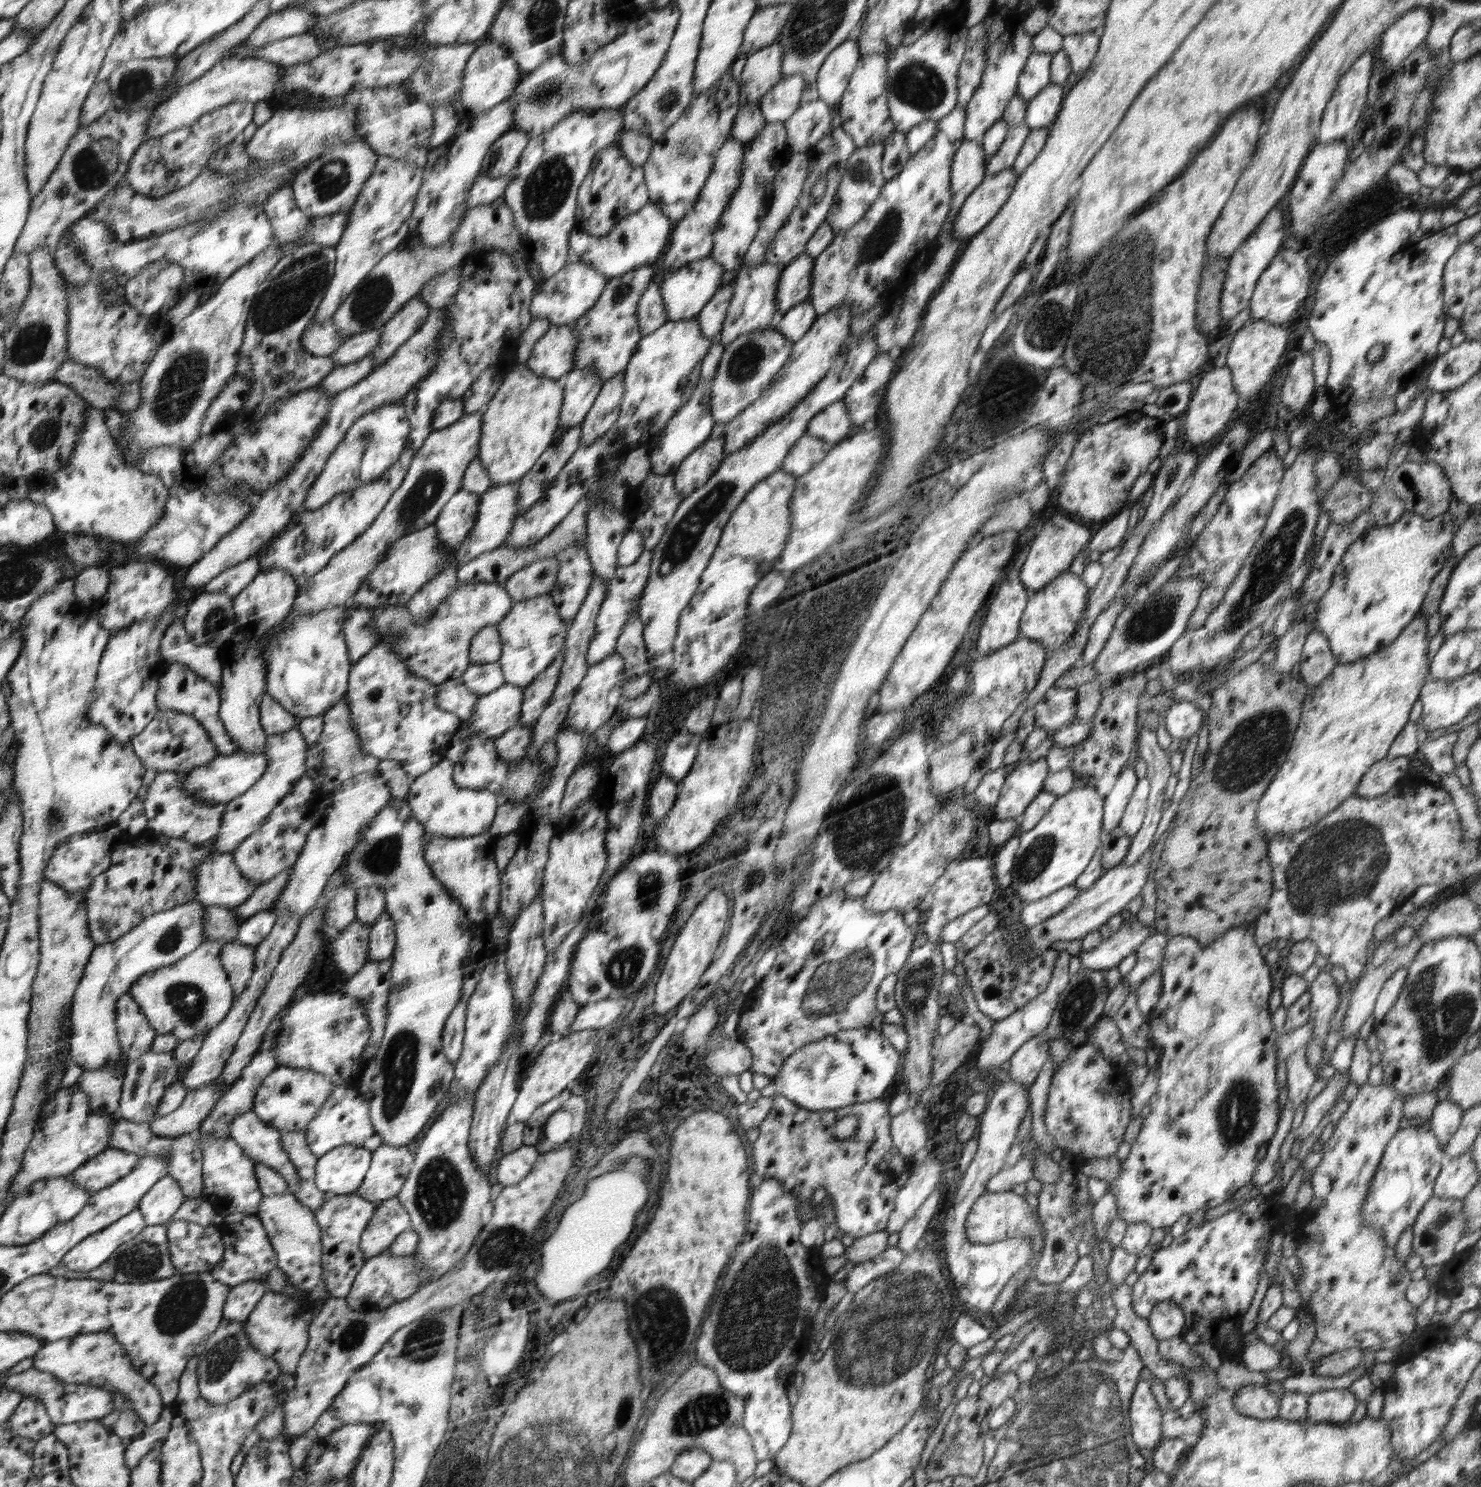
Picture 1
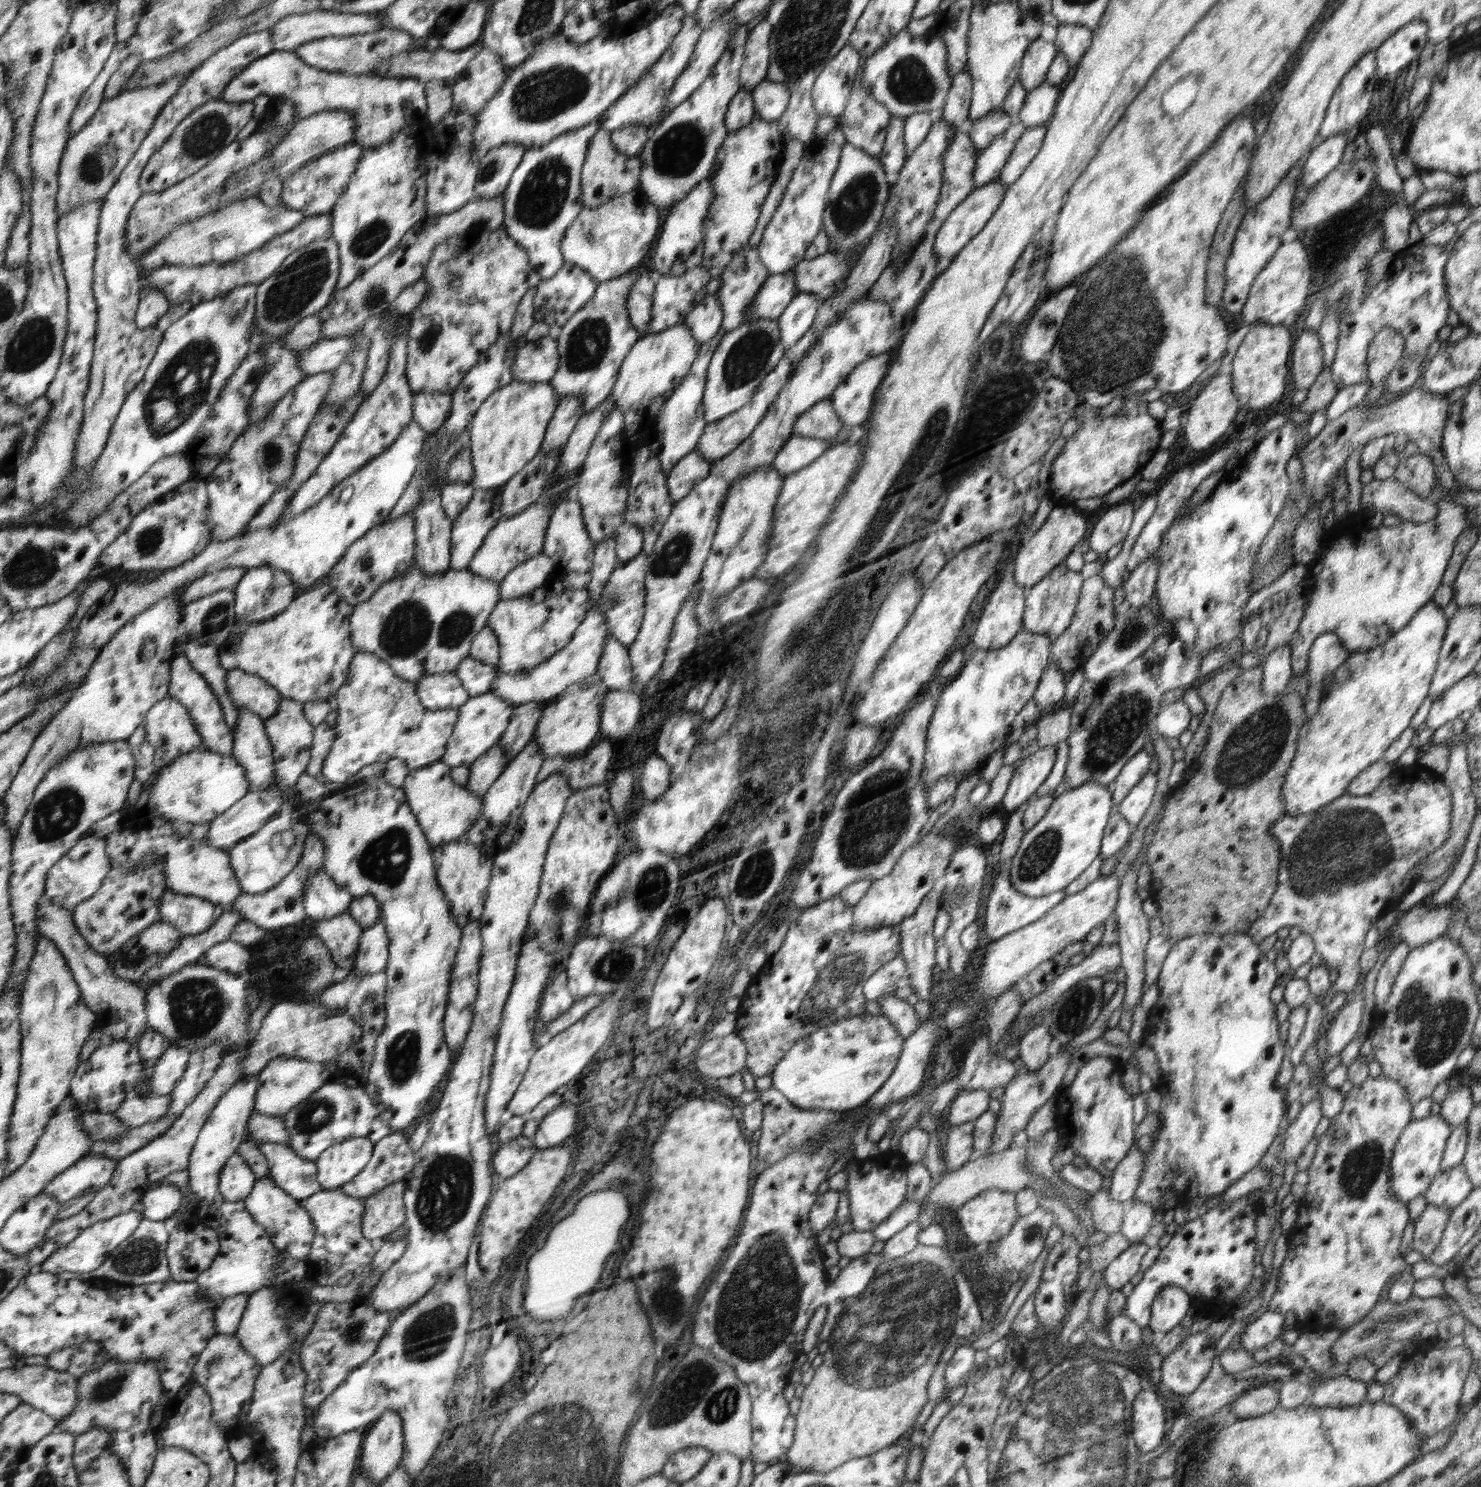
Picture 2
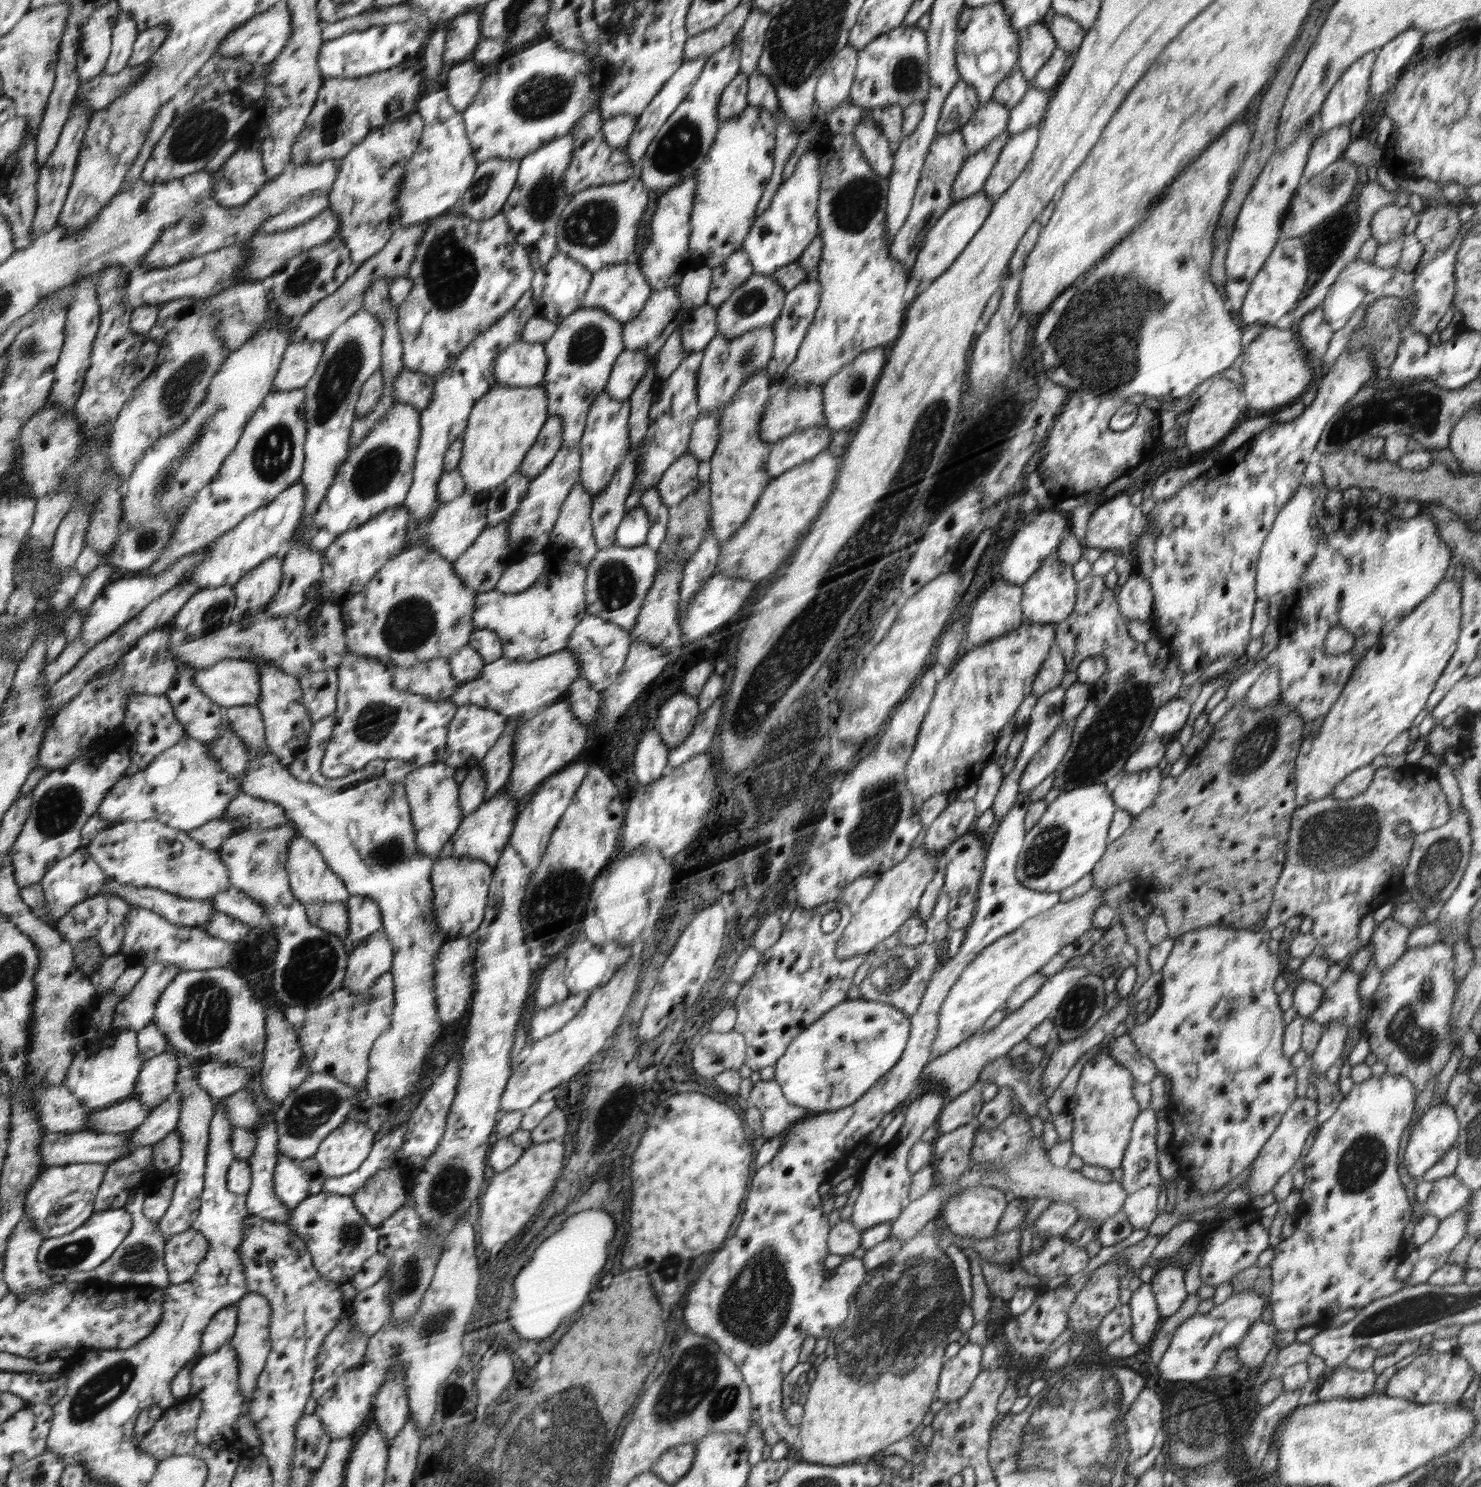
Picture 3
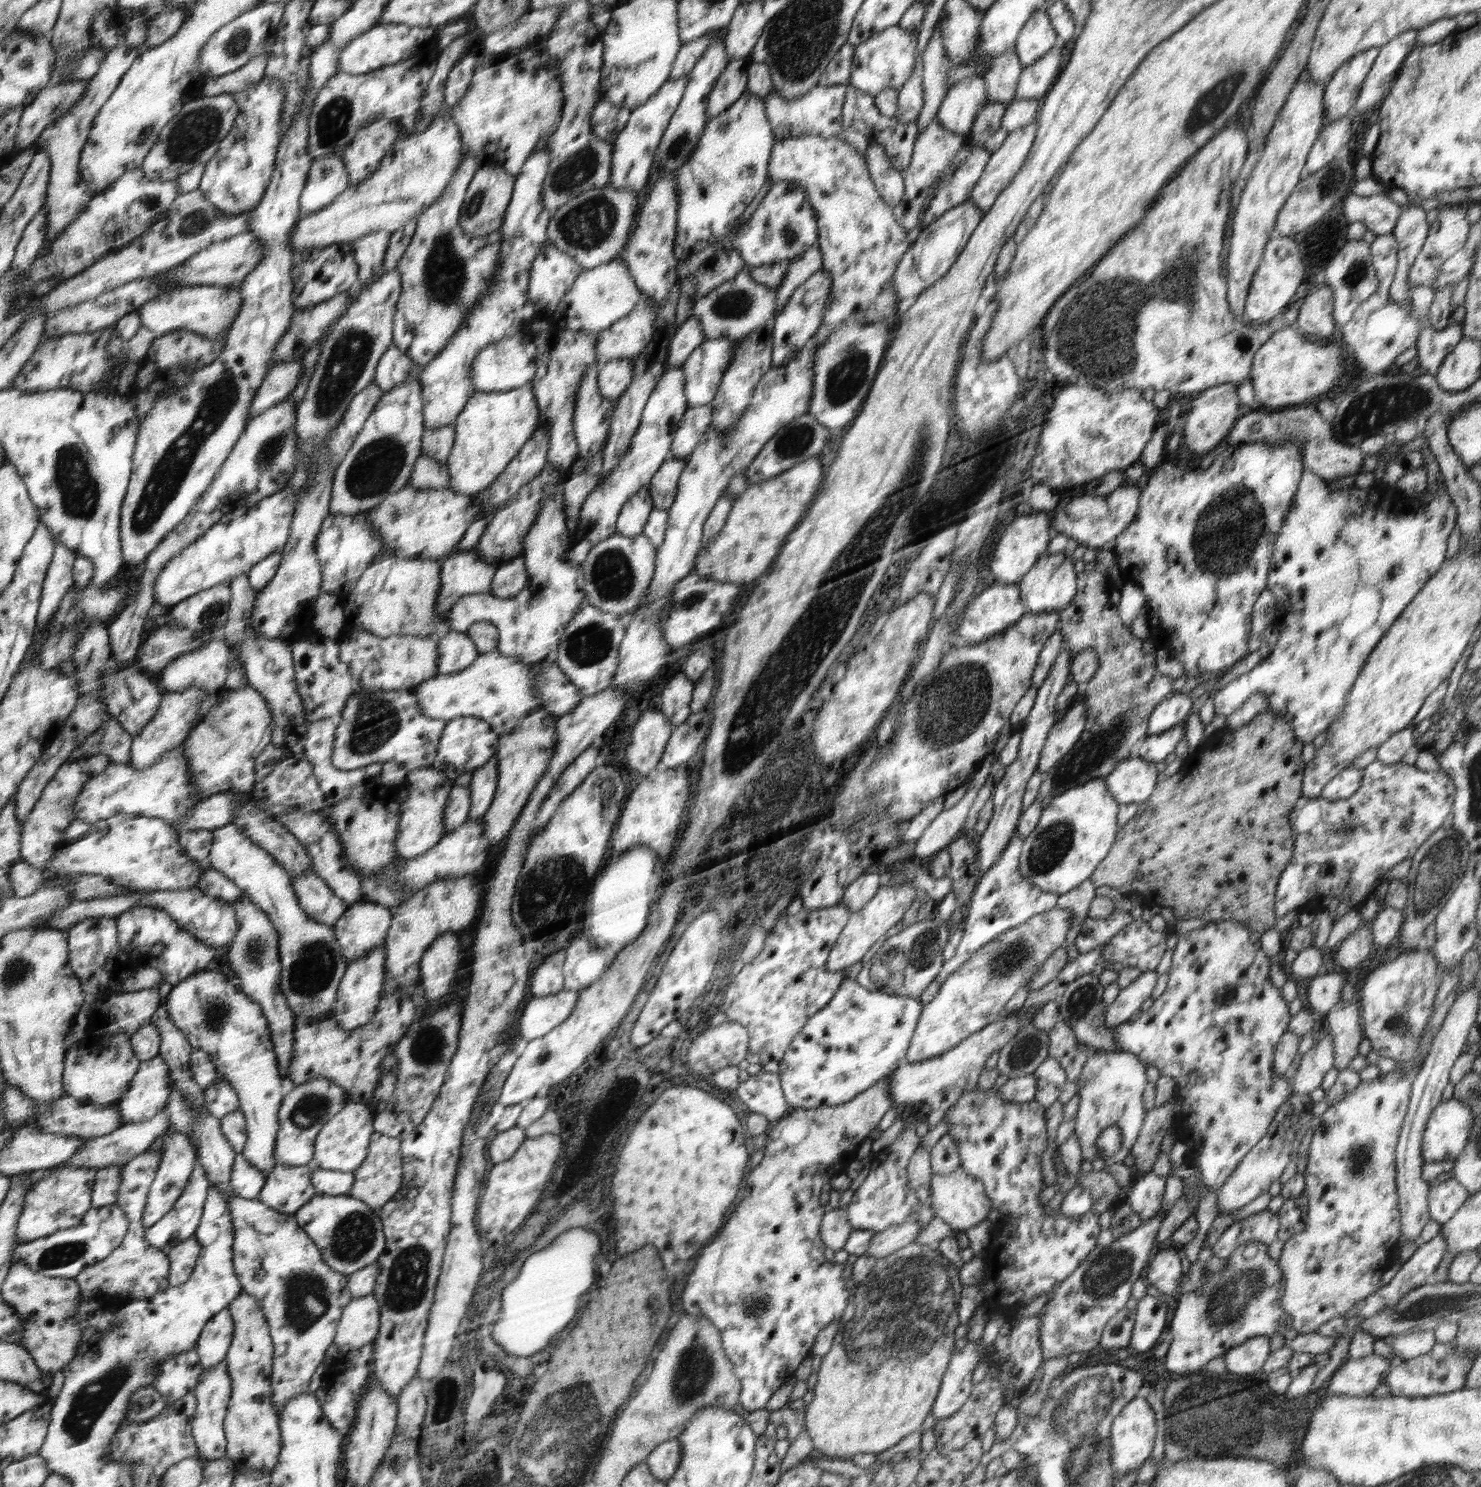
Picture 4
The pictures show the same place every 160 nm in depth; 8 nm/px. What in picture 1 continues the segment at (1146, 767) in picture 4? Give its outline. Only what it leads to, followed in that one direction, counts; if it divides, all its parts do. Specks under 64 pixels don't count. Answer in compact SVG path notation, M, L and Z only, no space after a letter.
M1146 777L1141 778L1137 782L1133 793L1131 794L1130 800L1128 801L1127 807L1123 812L1122 818L1120 819L1119 827L1131 839L1142 826L1147 811L1147 800L1149 797L1149 792L1149 780Z

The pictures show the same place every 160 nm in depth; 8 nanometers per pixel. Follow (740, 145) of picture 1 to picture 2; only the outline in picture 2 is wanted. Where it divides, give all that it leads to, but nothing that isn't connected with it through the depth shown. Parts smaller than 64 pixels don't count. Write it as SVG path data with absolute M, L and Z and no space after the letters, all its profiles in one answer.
M706 178L701 180L689 193L685 196L677 205L674 205L672 209L668 210L668 214L663 217L666 221L662 222L662 232L658 237L658 244L654 247L653 270L659 272L661 276L682 276L685 272L692 270L695 266L698 266L703 261L704 250L704 231L703 222L708 209L710 209L710 203L713 199L713 186L710 179Z

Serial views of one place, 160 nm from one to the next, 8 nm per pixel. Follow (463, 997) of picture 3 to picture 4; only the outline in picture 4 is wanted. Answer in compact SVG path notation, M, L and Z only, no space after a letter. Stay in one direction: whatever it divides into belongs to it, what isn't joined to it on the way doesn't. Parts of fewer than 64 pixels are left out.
M445 933L426 949L421 959L422 990L427 1000L444 1000L452 990L461 960L456 933Z

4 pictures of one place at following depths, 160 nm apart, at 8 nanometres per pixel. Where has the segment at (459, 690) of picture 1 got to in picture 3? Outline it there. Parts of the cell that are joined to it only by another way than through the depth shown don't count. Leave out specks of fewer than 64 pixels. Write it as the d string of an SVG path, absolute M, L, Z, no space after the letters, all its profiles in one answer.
M366 656L378 661L393 674L393 685L397 690L426 696L431 702L449 701L456 693L457 681L453 678L452 667L445 658L419 662L414 666L397 666L392 658Z

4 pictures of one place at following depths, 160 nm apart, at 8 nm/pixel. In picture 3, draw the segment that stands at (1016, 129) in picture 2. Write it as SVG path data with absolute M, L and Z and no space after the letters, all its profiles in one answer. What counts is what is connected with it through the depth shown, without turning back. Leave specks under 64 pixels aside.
M1002 133L990 141L982 150L969 154L952 185L951 197L953 202L957 203L973 194L982 192L988 175L994 168L1003 146L1006 146L1006 141L1010 137L1008 133Z

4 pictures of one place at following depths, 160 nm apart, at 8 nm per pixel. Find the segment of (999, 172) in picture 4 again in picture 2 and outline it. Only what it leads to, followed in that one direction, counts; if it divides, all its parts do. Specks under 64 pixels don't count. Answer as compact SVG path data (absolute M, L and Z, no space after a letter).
M1046 125L1027 127L1017 140L998 178L1006 188L1014 184L1024 169L1034 160L1042 146L1046 131Z

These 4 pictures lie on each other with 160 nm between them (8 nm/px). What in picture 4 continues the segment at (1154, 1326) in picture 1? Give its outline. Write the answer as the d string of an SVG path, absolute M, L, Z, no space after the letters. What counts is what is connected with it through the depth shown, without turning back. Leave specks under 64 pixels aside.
M1166 1246L1159 1251L1150 1262L1144 1277L1149 1286L1171 1298L1183 1278L1177 1246Z

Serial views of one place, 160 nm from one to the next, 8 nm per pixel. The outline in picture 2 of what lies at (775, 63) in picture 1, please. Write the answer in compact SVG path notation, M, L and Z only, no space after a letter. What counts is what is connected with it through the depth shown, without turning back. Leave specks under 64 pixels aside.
M766 18L750 31L745 46L745 65L741 70L741 84L746 91L751 92L766 80L770 56L768 43L773 28L774 20Z

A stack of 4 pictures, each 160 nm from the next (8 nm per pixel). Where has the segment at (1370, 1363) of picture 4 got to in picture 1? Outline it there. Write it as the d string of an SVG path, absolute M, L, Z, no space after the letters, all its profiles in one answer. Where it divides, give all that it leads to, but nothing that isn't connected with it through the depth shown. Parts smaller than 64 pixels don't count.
M1350 1388L1318 1392L1311 1394L1307 1405L1307 1418L1310 1423L1346 1423L1357 1405L1358 1399Z

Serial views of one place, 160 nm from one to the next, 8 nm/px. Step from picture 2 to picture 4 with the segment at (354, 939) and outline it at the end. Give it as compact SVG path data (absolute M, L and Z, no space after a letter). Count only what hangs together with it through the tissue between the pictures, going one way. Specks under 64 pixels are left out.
M313 868L291 878L293 890L309 919L333 927L349 909L349 904L334 895L332 888L324 884L325 880L320 880Z

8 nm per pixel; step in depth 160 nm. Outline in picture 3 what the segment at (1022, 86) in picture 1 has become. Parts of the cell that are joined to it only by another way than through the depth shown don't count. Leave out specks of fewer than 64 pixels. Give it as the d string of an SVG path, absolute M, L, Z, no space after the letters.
M1044 21L1035 22L1018 31L1020 54L1018 67L1026 82L1032 82L1040 68L1052 56L1057 42Z

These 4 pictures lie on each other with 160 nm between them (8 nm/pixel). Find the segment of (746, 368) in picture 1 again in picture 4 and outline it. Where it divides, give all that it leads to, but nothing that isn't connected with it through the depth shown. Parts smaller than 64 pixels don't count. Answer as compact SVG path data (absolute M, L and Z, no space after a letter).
M720 338L705 340L682 365L685 395L689 407L709 405L721 386L725 370L734 357L736 341Z

